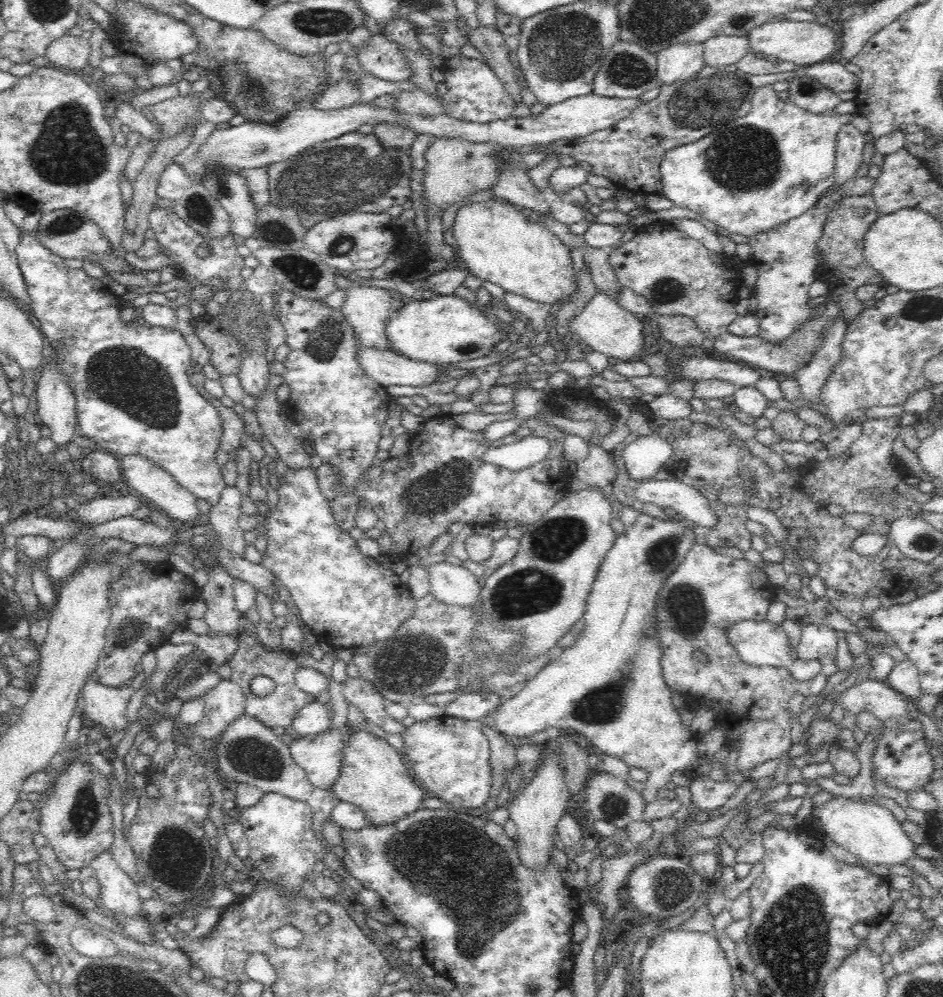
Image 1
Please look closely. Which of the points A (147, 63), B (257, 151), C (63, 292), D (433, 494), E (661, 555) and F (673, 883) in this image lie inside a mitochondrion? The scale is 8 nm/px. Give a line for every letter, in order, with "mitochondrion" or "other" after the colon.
A: other
B: mitochondrion
C: other
D: mitochondrion
E: mitochondrion
F: mitochondrion

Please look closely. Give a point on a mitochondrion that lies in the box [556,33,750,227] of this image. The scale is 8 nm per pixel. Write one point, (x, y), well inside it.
(625, 69)

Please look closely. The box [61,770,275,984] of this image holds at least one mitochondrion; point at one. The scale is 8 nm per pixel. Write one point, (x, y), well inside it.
(174, 860)

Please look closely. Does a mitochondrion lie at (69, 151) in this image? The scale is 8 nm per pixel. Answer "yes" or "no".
yes

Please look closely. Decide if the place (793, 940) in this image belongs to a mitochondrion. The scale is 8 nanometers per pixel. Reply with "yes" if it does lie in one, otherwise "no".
yes

